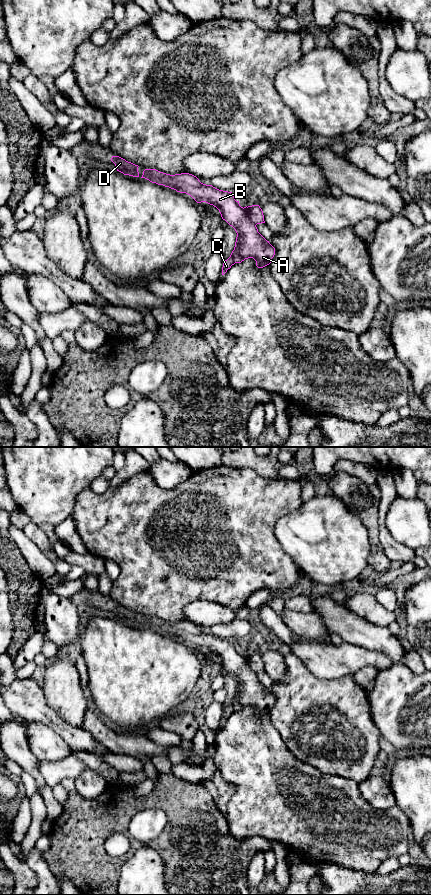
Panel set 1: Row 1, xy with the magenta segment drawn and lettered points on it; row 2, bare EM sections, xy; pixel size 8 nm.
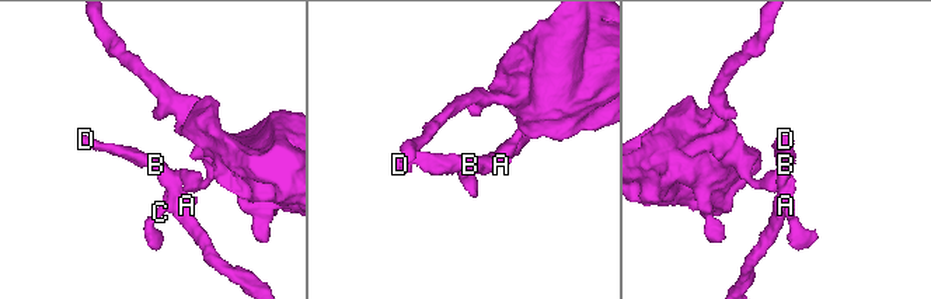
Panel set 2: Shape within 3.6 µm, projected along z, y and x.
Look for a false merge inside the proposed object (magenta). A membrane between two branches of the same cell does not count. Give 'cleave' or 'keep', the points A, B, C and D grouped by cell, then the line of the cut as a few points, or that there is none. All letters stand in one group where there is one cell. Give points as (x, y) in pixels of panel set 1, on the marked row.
cleave; groups A B D / C; cut xy (237, 234), (238, 246), (235, 251), (234, 262)

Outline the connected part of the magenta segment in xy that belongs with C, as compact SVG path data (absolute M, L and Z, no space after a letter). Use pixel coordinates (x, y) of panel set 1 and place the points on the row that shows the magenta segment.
M237 235L234 250L232 251L230 257L227 260L223 261L222 275L224 275L227 272L227 270L230 269L231 266L235 264L235 251L238 245L239 245L239 237Z

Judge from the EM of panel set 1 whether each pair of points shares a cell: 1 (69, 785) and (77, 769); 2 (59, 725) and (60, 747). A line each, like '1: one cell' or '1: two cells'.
1: two cells
2: two cells

